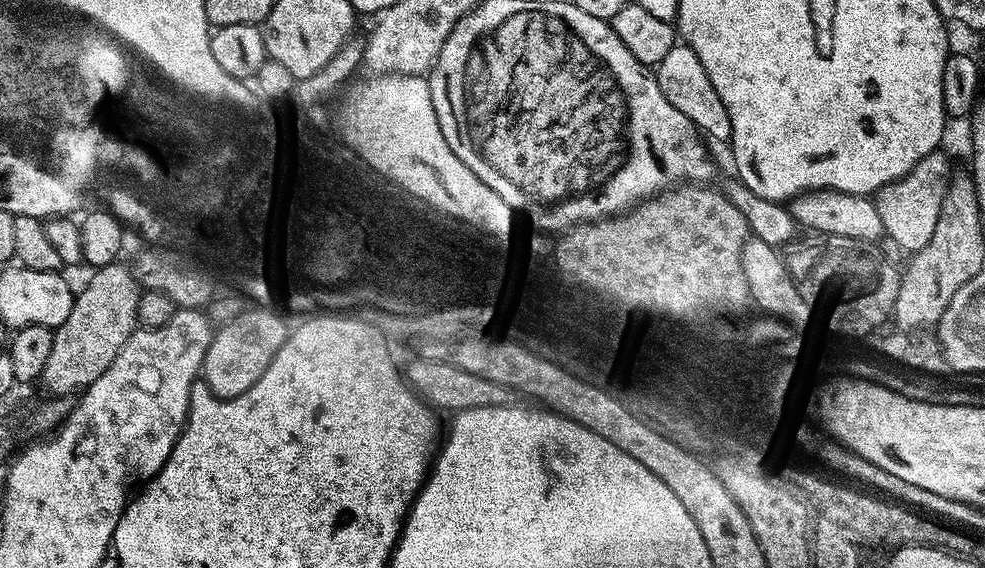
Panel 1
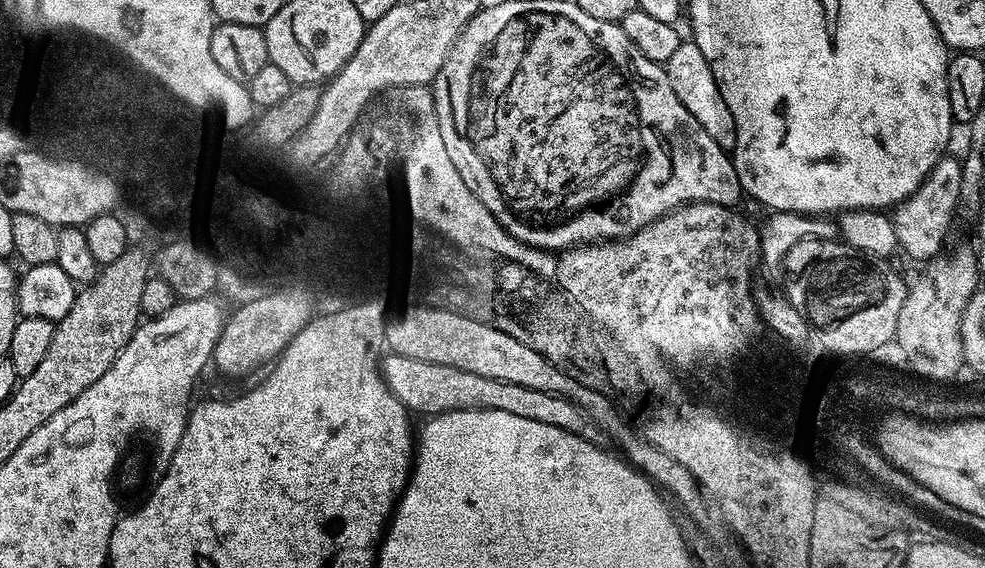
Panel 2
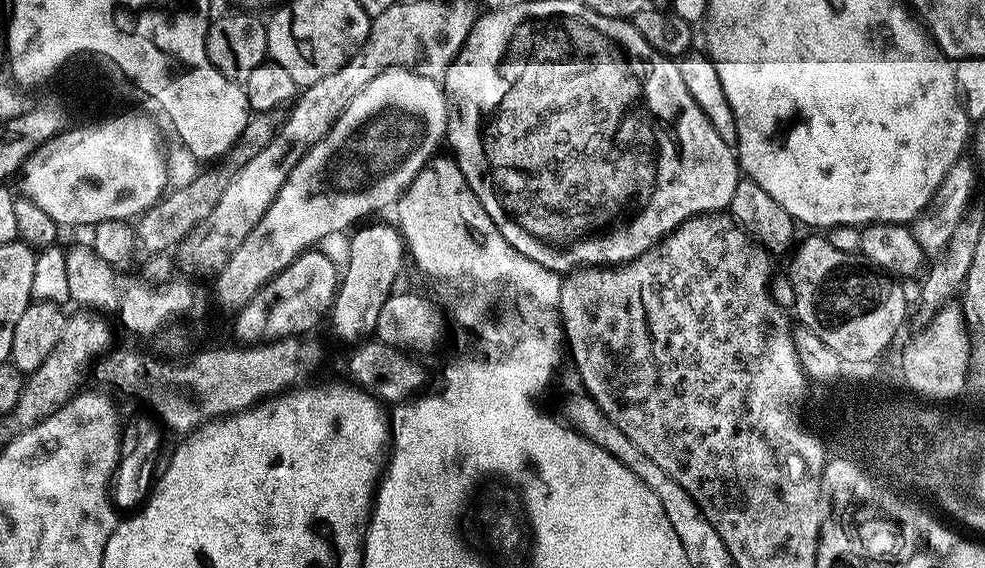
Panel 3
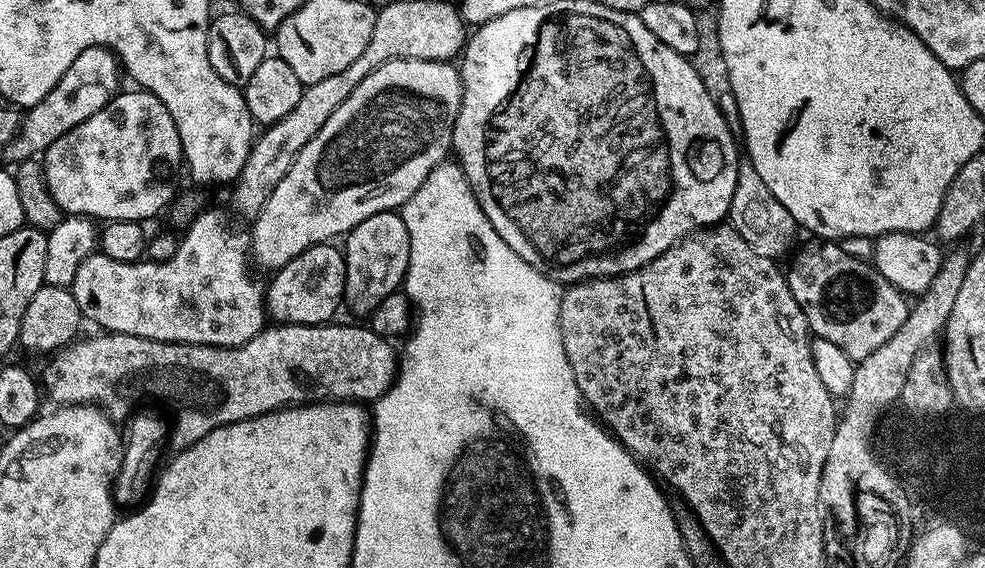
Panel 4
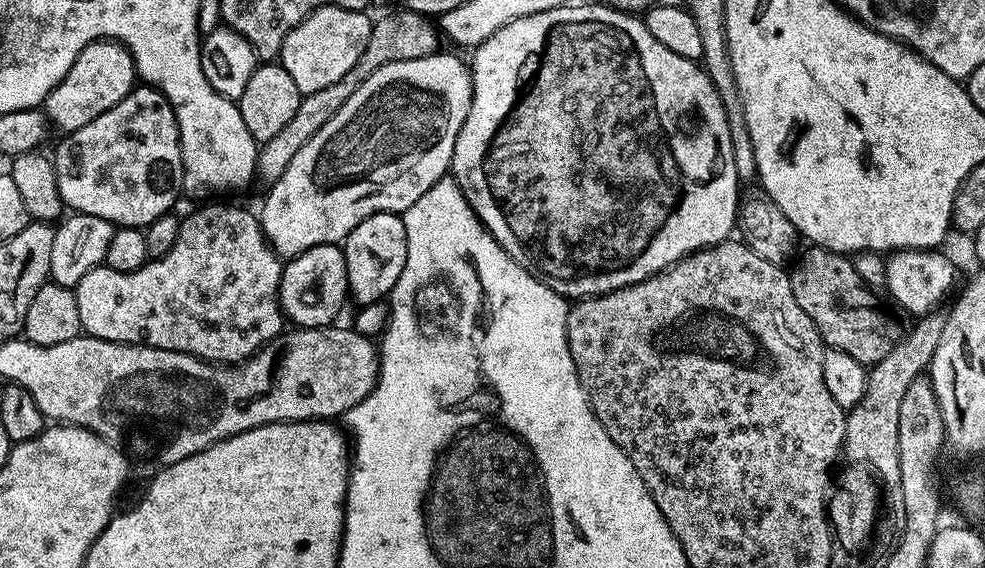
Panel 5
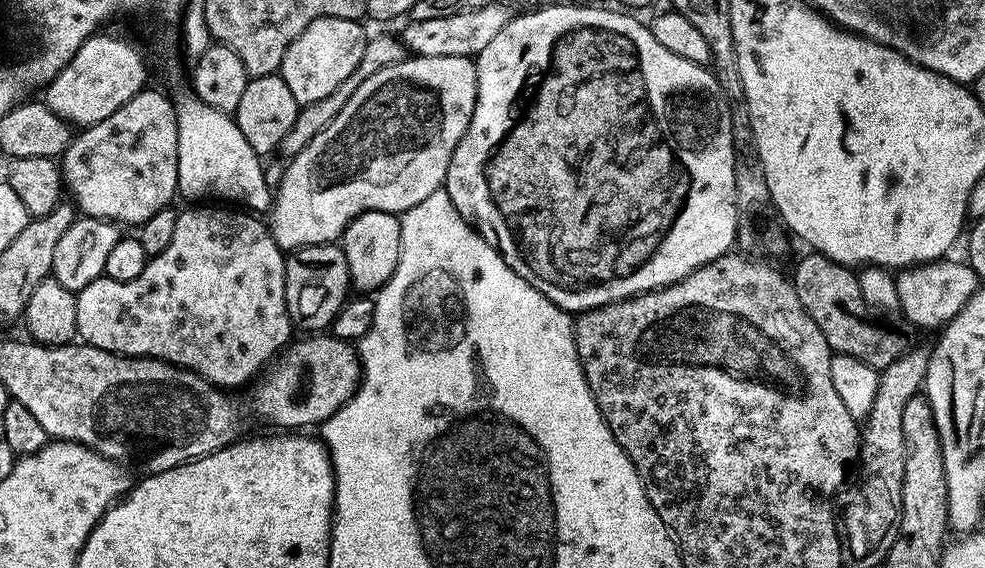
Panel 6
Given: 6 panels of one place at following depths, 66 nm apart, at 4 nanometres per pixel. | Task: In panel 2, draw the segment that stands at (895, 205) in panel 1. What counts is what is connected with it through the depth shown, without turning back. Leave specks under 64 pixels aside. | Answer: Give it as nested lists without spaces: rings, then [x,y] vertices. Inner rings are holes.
[[[945,154],[937,159],[932,173],[924,179],[891,213],[892,225],[896,231],[899,247],[912,260],[931,261],[941,253],[940,246],[948,234],[948,227],[954,224],[956,203],[960,193],[961,161],[955,160],[952,154]]]

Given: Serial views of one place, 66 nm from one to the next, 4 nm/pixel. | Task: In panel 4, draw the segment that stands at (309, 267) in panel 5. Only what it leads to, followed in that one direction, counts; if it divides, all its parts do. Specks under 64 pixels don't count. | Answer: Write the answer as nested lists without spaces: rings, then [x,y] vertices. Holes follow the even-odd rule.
[[[328,242],[313,245],[312,247],[306,249],[302,254],[298,254],[294,259],[287,261],[287,263],[283,265],[285,268],[282,269],[272,281],[267,281],[264,306],[267,315],[271,317],[271,319],[273,316],[273,321],[275,321],[276,324],[327,324],[333,319],[333,317],[335,317],[332,315],[335,314],[336,307],[338,307],[339,304],[342,304],[342,301],[344,300],[344,254],[339,247],[331,247],[334,246]]]

